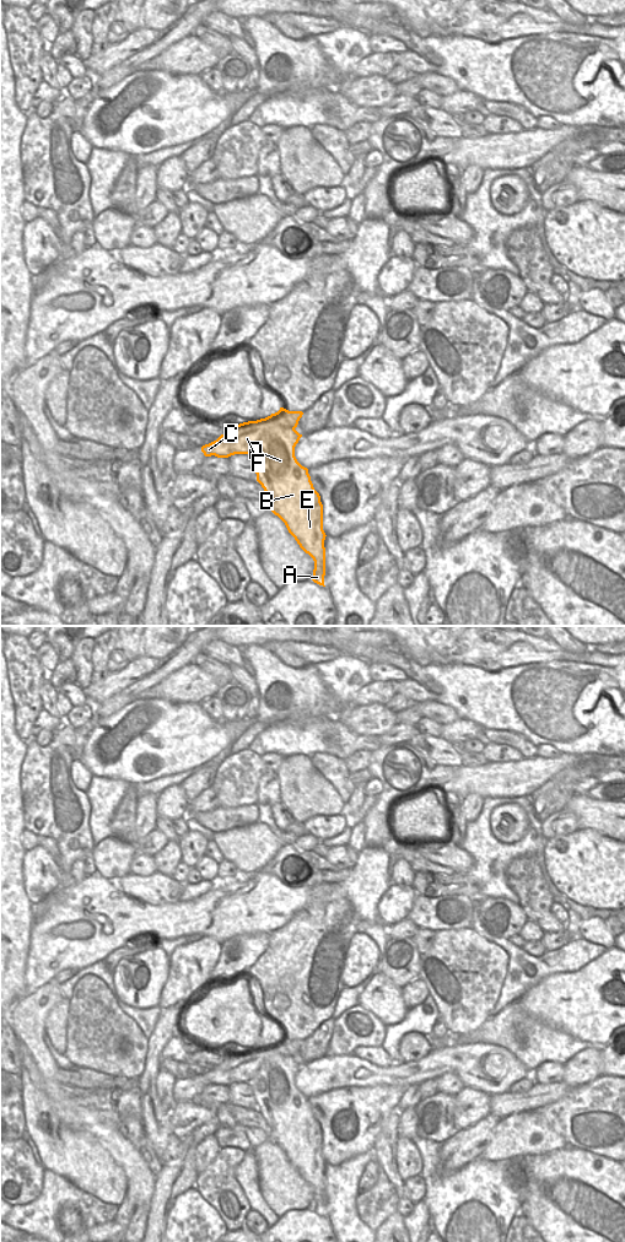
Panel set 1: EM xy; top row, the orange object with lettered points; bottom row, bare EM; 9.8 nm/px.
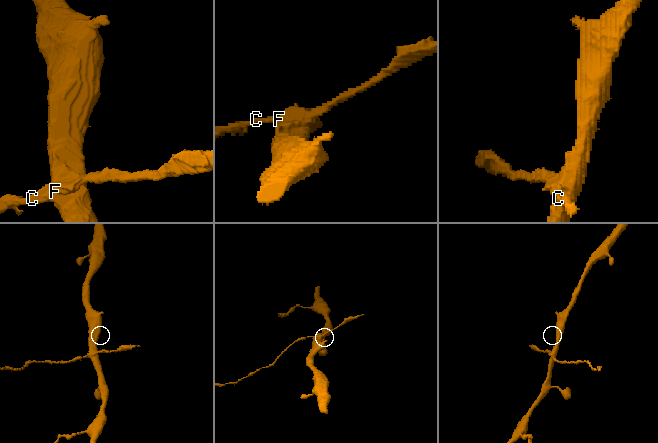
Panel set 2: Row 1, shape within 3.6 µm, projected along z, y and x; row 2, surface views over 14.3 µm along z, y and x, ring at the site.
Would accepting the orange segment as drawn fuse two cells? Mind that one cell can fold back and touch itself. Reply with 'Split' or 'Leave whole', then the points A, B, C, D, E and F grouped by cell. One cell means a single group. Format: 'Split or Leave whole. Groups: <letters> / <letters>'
Split. Groups: A B D E / C F

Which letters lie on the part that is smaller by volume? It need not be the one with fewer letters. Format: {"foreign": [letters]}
{"foreign": ["C", "F"]}

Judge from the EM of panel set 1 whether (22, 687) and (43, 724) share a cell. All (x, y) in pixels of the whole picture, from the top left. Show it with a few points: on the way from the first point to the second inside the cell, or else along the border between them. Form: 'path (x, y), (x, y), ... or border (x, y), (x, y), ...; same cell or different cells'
border (42, 708), (31, 729), (33, 738); different cells

